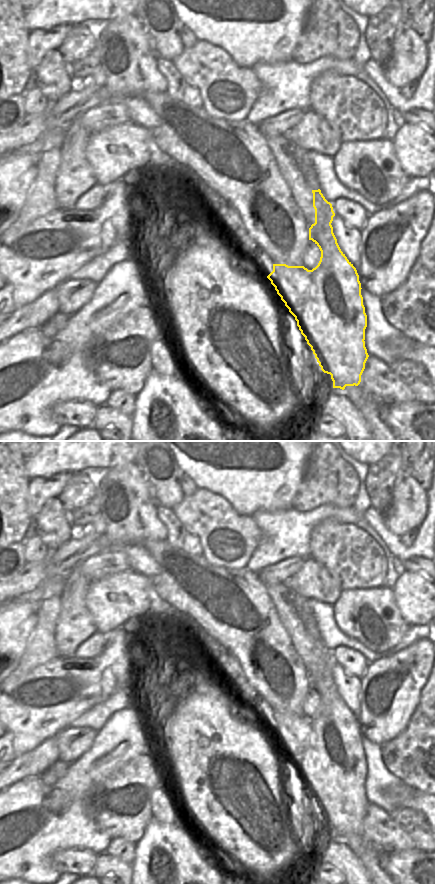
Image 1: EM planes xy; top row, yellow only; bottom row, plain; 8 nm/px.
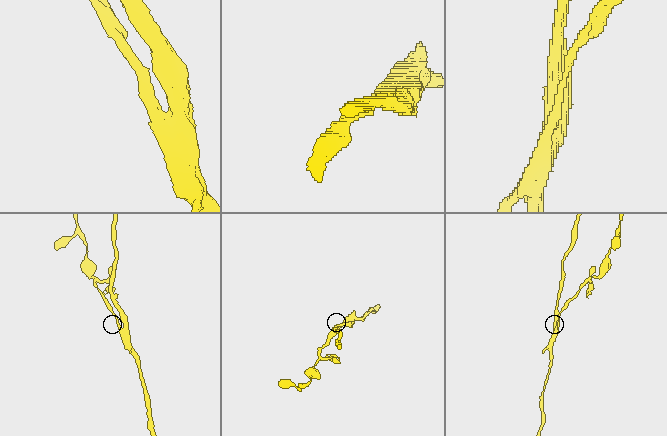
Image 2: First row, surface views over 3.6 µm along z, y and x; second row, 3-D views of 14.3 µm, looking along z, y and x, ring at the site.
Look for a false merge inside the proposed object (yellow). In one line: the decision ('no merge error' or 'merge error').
merge error

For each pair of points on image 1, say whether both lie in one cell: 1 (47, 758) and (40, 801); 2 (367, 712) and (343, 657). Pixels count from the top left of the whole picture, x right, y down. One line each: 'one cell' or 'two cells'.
1: two cells
2: two cells

